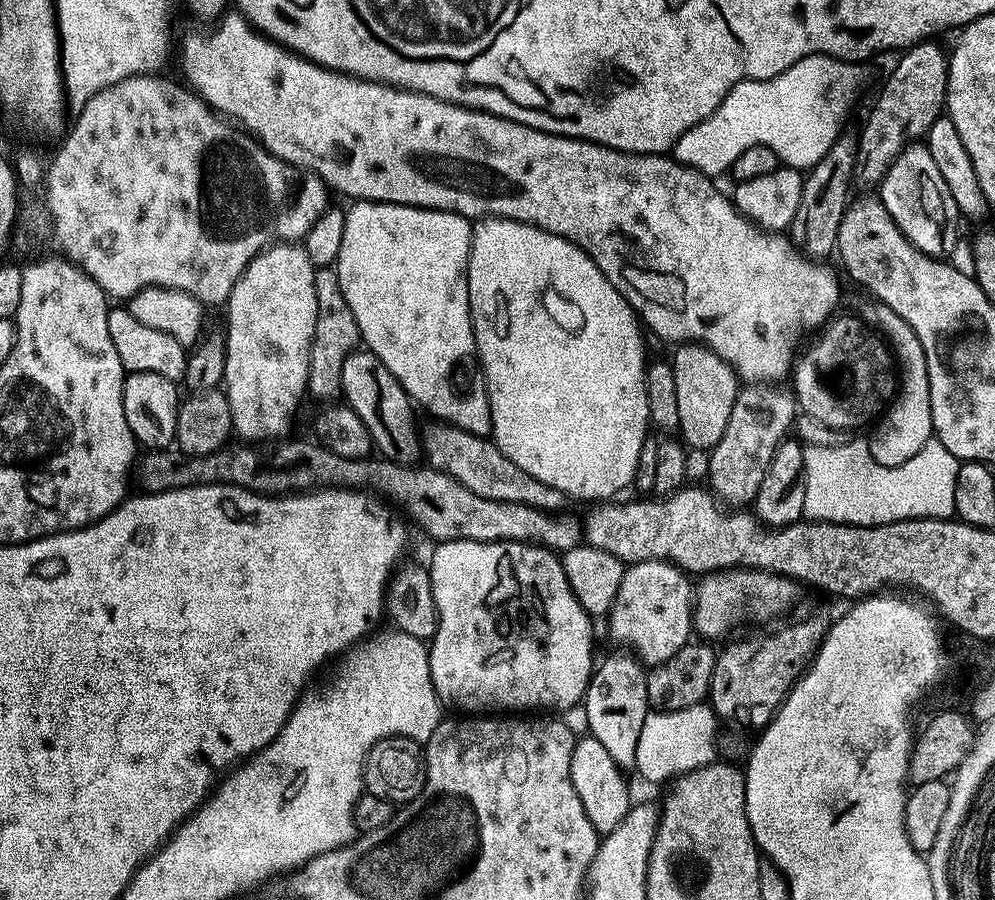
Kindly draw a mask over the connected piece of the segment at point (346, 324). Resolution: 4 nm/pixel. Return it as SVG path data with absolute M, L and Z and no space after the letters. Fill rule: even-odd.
M335 267L317 268L314 278L314 294L318 298L318 322L314 326L314 338L310 350L310 370L308 371L307 391L316 396L332 396L341 391L340 379L342 378L342 366L351 352L357 351L361 343L358 322L354 322L354 314L350 306L346 306L346 298L340 289L340 283L336 277Z

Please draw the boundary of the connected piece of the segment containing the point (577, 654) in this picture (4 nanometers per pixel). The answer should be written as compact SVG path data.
M446 540L435 545L436 549L432 552L432 564L428 568L430 574L430 582L434 590L434 606L438 610L438 626L436 632L430 641L428 650L428 661L430 662L430 678L434 682L434 690L436 695L440 697L445 705L453 704L456 708L464 708L465 713L468 714L512 714L517 710L524 710L520 708L553 708L553 713L560 714L563 708L572 708L581 703L584 699L584 691L588 688L588 682L592 679L594 671L594 659L592 660L592 624L594 624L593 617L589 616L586 609L578 602L578 598L574 594L574 590L570 586L570 582L566 576L563 559L553 549L542 548L538 544L529 544L523 540L496 540L495 542L474 542L473 540Z

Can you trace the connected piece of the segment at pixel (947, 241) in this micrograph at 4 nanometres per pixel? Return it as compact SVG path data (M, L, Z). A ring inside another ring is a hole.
M909 143L908 147L900 151L898 158L880 181L878 195L890 218L904 232L905 238L926 255L951 257L952 251L961 243L962 214L954 202L954 194L950 194L950 186L946 186L946 178L942 178L942 170L938 168L934 154L923 143Z

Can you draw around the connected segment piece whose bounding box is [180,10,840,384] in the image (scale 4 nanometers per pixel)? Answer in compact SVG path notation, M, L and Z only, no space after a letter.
M236 10L219 17L216 26L213 32L208 32L205 36L200 32L190 33L180 48L180 68L188 79L187 87L197 93L200 99L205 100L213 112L221 117L231 118L249 136L255 136L279 160L285 160L287 164L295 164L301 169L313 172L333 193L341 192L344 196L352 196L353 201L379 200L382 204L409 204L415 208L437 208L443 212L460 212L469 218L503 216L505 220L521 220L523 224L532 224L535 228L566 238L571 244L577 244L587 252L588 257L600 267L602 274L606 274L608 281L628 299L628 303L636 309L639 319L647 327L649 324L664 340L695 342L713 348L735 370L741 381L754 384L783 381L780 379L787 372L789 375L793 371L794 361L798 356L796 347L799 346L800 339L807 332L815 333L817 329L827 324L837 311L835 308L840 300L840 280L824 265L827 263L814 262L813 257L805 256L787 235L761 228L748 219L729 197L727 200L722 193L712 192L713 181L705 173L699 172L696 168L689 168L687 164L681 164L675 158L669 158L664 154L629 154L619 152L616 148L606 148L603 144L594 144L591 140L554 136L550 132L543 132L489 112L482 112L479 108L463 108L460 104L451 104L449 100L439 100L424 92L397 90L391 84L379 84L377 80L361 80L358 76L349 76L347 72L335 72L332 68L323 68L322 65L315 64L305 56L299 56L292 49L284 47L283 44L253 28Z

